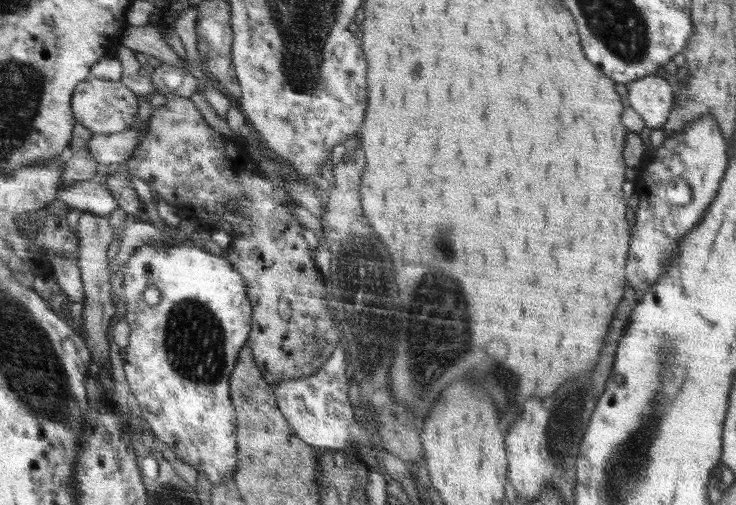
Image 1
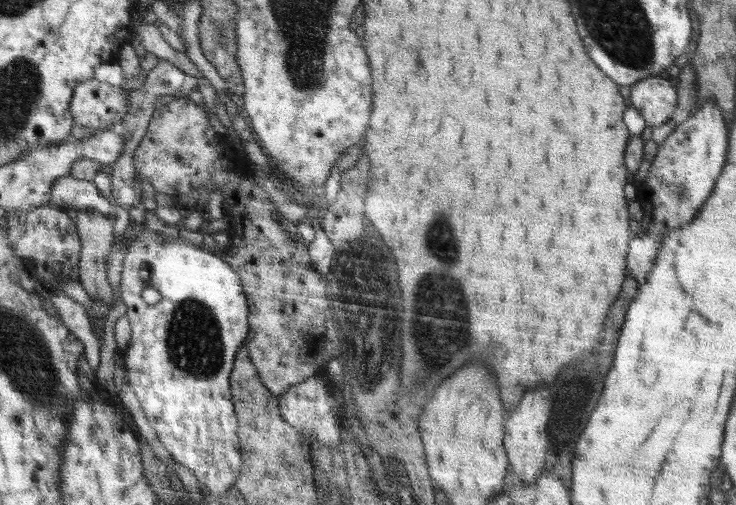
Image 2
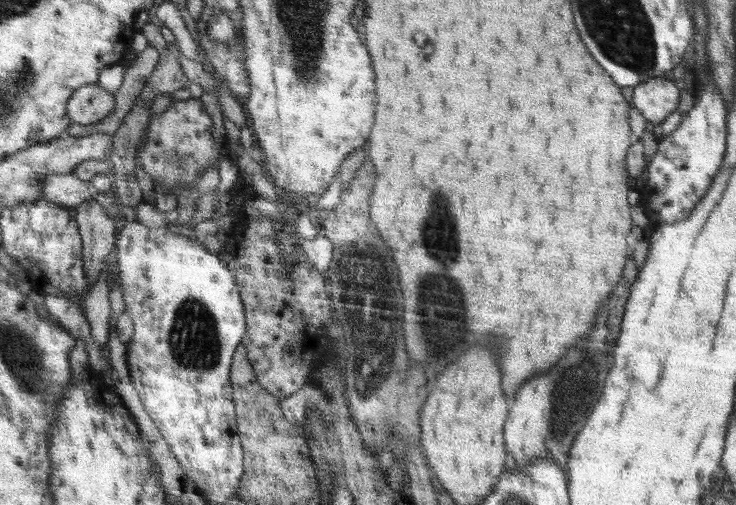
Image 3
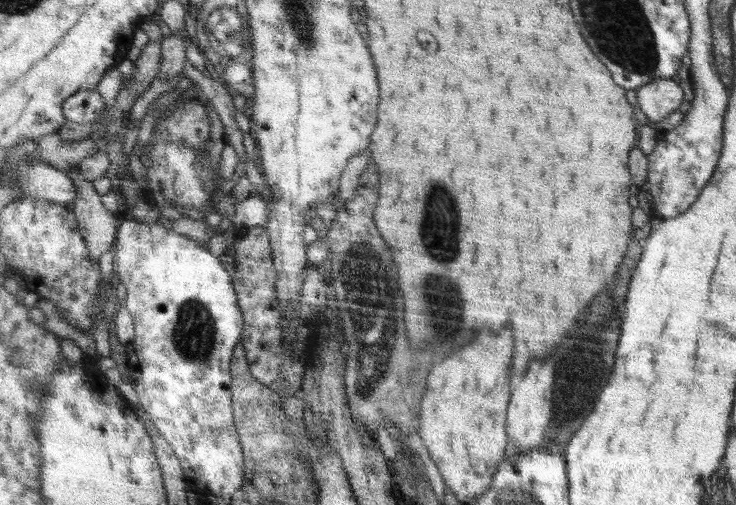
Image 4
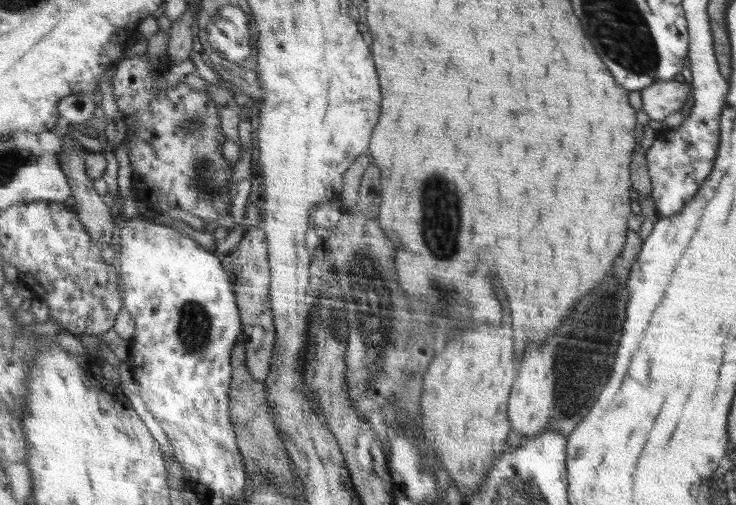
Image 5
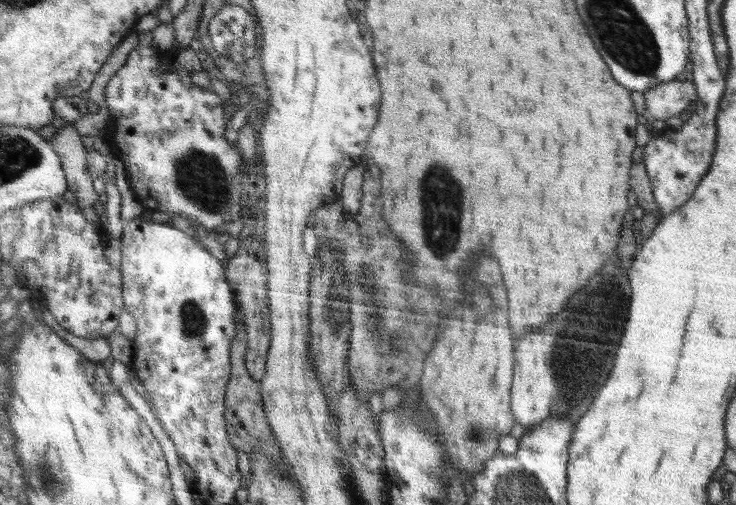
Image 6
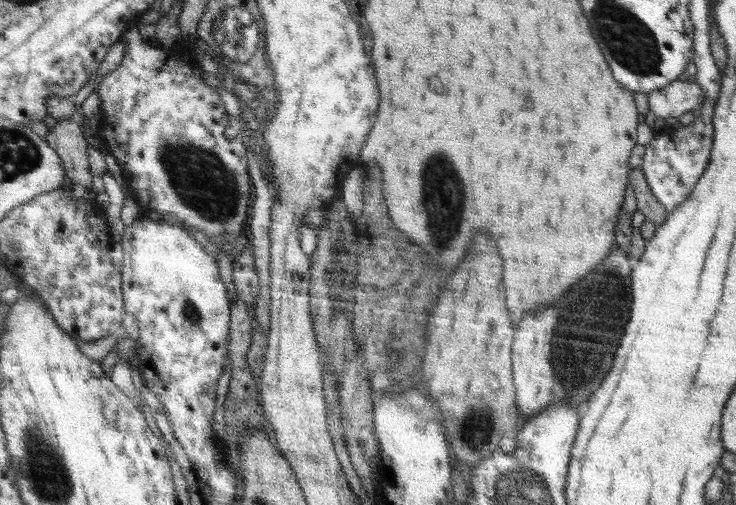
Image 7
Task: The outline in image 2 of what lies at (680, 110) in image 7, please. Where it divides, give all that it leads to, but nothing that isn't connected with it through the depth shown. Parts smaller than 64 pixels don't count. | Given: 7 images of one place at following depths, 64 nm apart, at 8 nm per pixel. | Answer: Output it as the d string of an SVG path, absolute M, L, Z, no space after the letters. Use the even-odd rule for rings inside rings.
M666 75L651 76L631 85L630 104L645 118L648 130L670 120L677 102L676 86L669 82Z

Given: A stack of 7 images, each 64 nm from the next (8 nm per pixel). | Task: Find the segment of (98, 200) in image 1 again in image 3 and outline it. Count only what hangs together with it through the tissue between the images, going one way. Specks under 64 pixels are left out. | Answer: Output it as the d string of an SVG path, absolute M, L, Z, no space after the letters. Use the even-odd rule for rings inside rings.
M58 174L45 180L46 200L66 208L82 207L95 200L97 192L90 181L77 178L74 174Z

